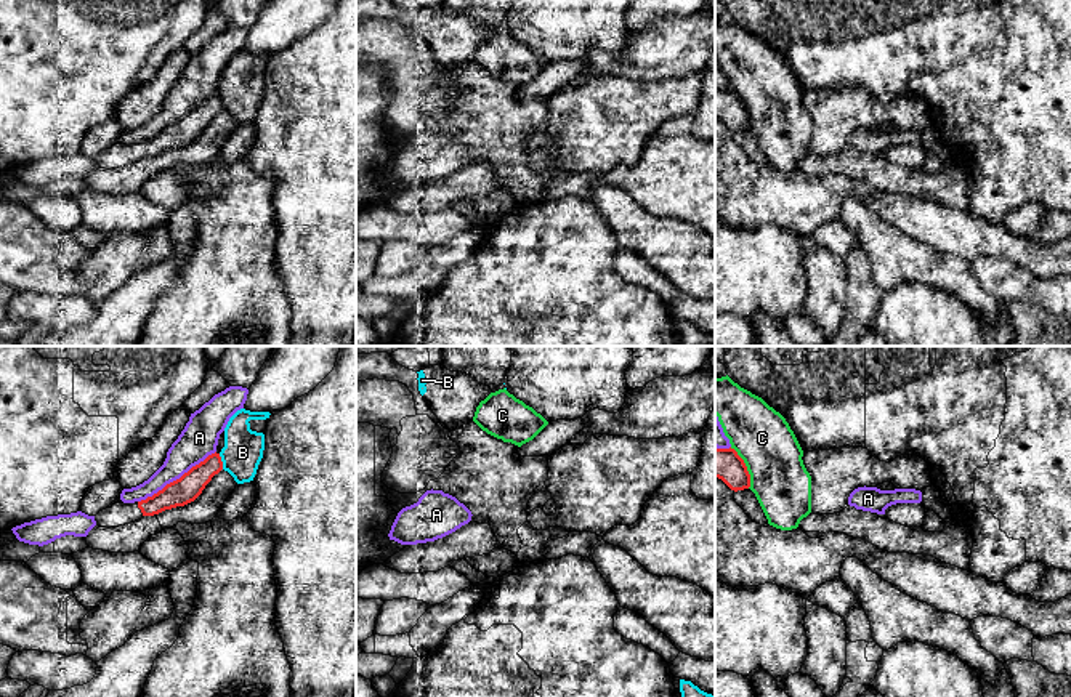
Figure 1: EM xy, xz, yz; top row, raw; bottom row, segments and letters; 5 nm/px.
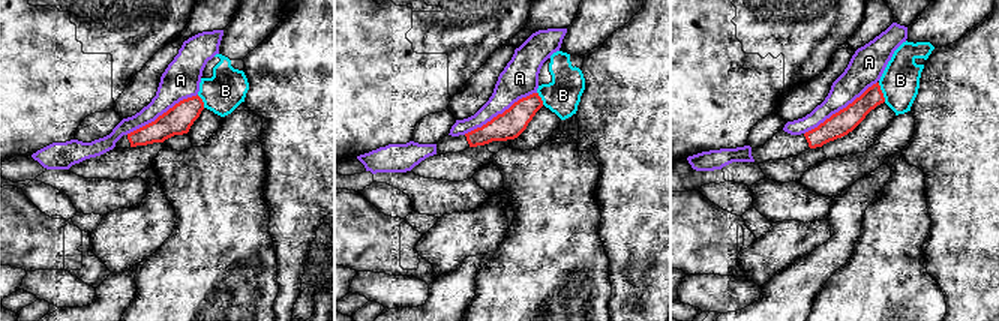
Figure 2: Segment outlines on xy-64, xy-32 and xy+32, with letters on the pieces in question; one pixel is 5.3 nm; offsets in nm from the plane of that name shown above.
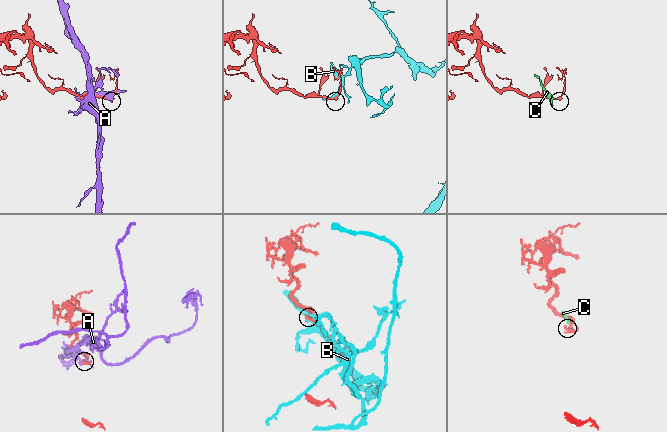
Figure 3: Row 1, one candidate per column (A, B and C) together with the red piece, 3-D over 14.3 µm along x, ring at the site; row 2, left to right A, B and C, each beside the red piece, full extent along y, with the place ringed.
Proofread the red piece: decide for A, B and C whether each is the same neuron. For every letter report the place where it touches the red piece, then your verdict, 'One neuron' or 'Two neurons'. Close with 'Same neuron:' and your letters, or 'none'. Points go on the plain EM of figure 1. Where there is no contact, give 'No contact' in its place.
A: Touches red at xy (177, 120). Two neurons
B: Touches red at xy (222, 103). Two neurons
C: Touches red at yz (746, 108). Two neurons
Same neuron: none

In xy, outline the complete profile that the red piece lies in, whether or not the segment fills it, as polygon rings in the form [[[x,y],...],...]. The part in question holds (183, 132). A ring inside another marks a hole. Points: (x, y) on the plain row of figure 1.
[[[220,95],[208,96],[204,103],[192,107],[180,120],[167,125],[162,131],[135,144],[112,143],[106,151],[95,157],[99,168],[119,168],[141,160],[143,157],[154,157],[165,151],[184,147],[194,143],[215,115],[223,111]]]

